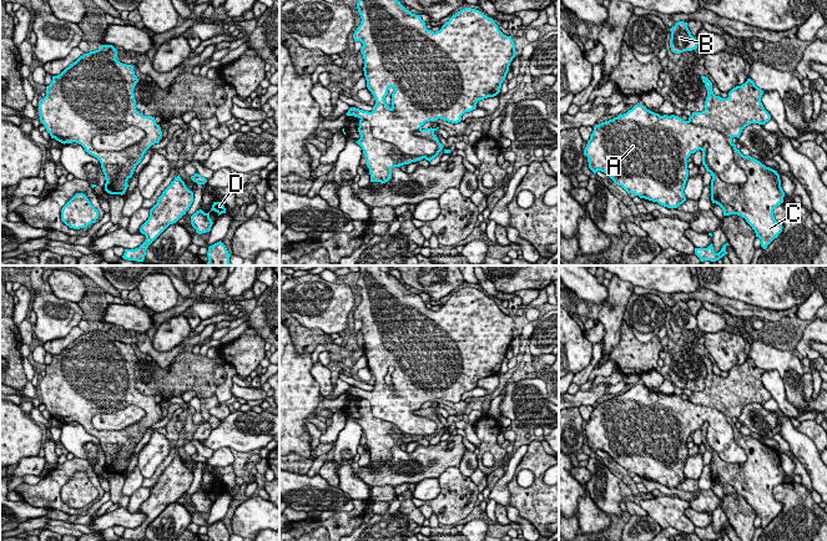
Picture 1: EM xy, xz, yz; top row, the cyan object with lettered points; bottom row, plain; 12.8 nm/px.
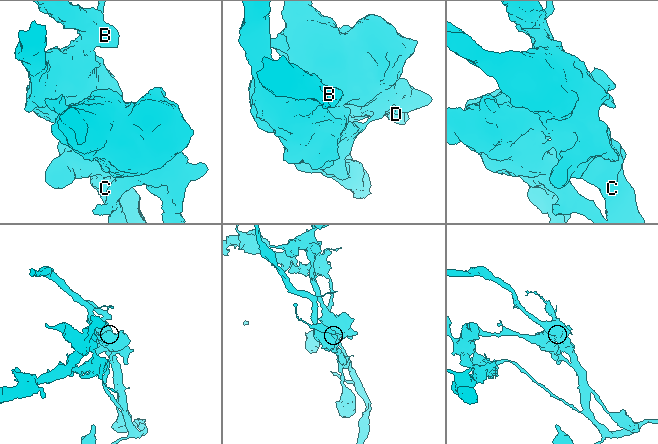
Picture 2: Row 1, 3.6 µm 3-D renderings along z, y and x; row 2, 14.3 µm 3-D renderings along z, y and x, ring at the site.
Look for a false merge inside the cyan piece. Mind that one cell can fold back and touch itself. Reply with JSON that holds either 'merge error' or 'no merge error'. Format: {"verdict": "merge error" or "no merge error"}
{"verdict": "merge error"}

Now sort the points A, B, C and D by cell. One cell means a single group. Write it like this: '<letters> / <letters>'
A D / B C

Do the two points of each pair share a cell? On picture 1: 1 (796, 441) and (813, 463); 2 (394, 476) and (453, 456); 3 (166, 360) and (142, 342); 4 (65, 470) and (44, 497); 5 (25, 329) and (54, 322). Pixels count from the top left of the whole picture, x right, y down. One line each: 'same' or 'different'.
1: same
2: same
3: same
4: same
5: different

